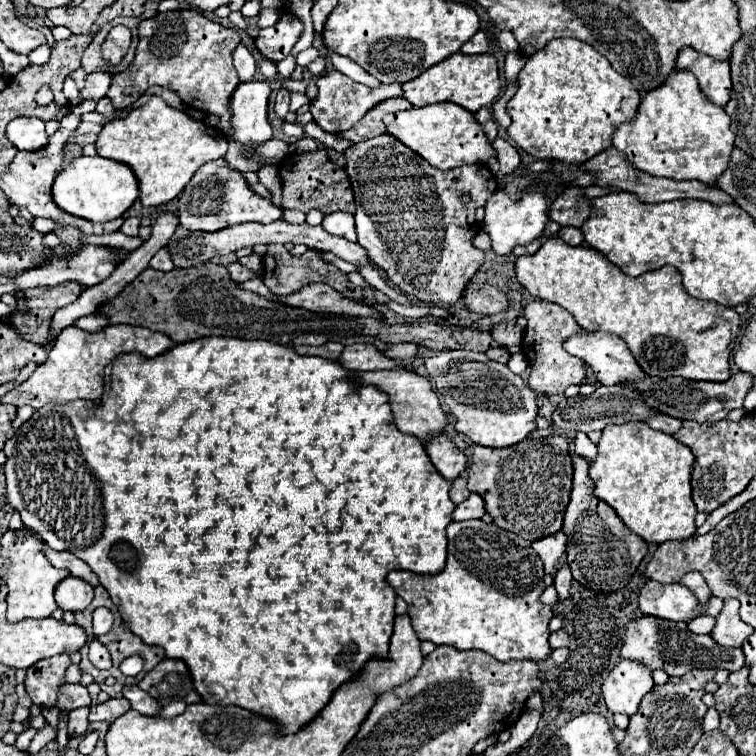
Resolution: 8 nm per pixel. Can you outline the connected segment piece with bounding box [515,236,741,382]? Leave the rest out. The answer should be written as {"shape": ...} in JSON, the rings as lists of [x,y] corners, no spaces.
{"shape":[[[549,238],[533,256],[521,256],[515,262],[517,282],[529,290],[531,296],[547,302],[555,302],[563,306],[567,312],[573,314],[577,324],[583,330],[595,332],[605,330],[617,334],[631,354],[635,356],[641,370],[649,376],[669,378],[681,376],[687,380],[707,380],[707,382],[725,382],[729,380],[729,356],[731,356],[731,342],[735,340],[741,318],[739,314],[717,302],[695,300],[683,288],[681,272],[673,266],[663,266],[659,270],[647,272],[639,278],[629,278],[621,270],[613,268],[603,254],[587,246],[567,246],[563,240]]]}

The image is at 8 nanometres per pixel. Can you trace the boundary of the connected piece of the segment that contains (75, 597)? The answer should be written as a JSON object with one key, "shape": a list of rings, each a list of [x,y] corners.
{"shape":[[[67,576],[57,584],[55,600],[61,610],[71,610],[71,612],[85,610],[93,600],[93,586],[89,582],[83,582],[81,578]]]}

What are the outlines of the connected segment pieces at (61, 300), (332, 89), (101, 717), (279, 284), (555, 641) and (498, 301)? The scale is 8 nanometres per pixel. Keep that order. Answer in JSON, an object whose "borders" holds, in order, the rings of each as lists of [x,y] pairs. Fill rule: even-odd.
{"borders":[[[[63,282],[57,286],[39,286],[23,290],[23,300],[29,316],[53,318],[53,314],[79,298],[83,286],[79,282]]],[[[333,70],[333,72],[327,72],[323,76],[319,76],[319,92],[317,96],[311,100],[309,104],[309,110],[313,114],[313,120],[329,134],[341,134],[349,128],[353,128],[377,102],[383,102],[385,98],[395,98],[395,96],[401,96],[403,90],[401,90],[401,84],[381,84],[379,88],[373,88],[369,90],[367,86],[347,78],[345,74]]],[[[109,698],[103,704],[95,704],[91,706],[91,714],[89,714],[89,722],[113,722],[115,718],[121,716],[121,712],[127,712],[129,700],[127,698]]],[[[277,244],[277,246],[269,246],[267,254],[265,254],[265,274],[263,274],[263,282],[265,286],[277,294],[277,296],[287,296],[287,294],[293,294],[297,290],[301,290],[303,286],[311,284],[311,282],[325,282],[329,286],[333,286],[337,292],[341,292],[343,296],[351,298],[351,300],[363,300],[363,294],[361,294],[361,288],[351,284],[347,280],[347,274],[343,274],[341,270],[337,270],[333,264],[327,264],[321,260],[319,252],[315,250],[307,250],[303,256],[291,256],[285,246]]],[[[565,628],[557,630],[557,632],[551,632],[549,636],[549,644],[551,648],[561,648],[561,646],[569,646],[569,634]]],[[[469,284],[465,290],[465,306],[473,314],[499,314],[509,308],[509,298],[491,284]]]]}

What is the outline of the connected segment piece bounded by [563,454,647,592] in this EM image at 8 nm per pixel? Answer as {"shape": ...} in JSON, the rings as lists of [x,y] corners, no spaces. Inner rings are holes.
{"shape":[[[573,454],[573,468],[575,468],[575,478],[573,478],[573,492],[571,492],[571,502],[567,506],[567,512],[565,512],[565,522],[563,522],[563,530],[569,538],[567,542],[567,562],[571,566],[571,572],[573,572],[573,578],[585,586],[595,586],[593,592],[601,592],[597,590],[601,580],[611,580],[613,578],[617,580],[617,590],[625,588],[631,580],[631,574],[635,574],[637,566],[641,564],[643,556],[647,554],[647,544],[643,538],[637,538],[637,534],[633,534],[623,522],[621,518],[617,518],[613,514],[613,508],[611,506],[605,506],[605,502],[601,502],[599,498],[593,496],[593,480],[589,478],[589,462],[585,462],[581,456],[575,456]]]}

